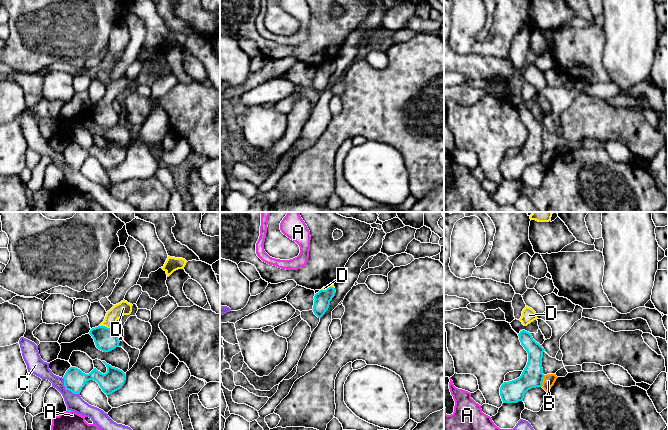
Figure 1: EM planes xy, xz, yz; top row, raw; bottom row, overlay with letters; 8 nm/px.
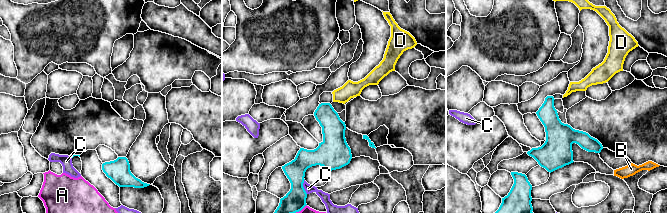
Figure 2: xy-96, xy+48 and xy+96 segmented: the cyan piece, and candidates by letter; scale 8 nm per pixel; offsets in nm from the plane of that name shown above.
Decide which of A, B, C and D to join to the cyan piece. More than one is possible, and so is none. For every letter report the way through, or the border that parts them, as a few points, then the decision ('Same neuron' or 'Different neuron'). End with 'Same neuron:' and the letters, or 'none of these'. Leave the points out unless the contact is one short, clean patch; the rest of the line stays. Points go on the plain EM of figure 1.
A: Different neuron
B: Different neuron
C: Different neuron
D: Path across: xy (105, 116), (104, 102), (123, 84). Same neuron
Same neuron: D

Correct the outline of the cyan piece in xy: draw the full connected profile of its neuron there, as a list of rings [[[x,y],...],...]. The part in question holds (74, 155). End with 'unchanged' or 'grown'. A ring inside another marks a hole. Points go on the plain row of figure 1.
[[[105,137],[102,138],[107,143],[105,150],[101,149],[96,144],[89,150],[85,150],[76,143],[70,143],[63,153],[65,165],[71,167],[73,170],[80,170],[85,160],[89,156],[94,156],[99,160],[106,171],[110,171],[119,166],[126,157],[125,149],[118,144],[112,143]]]; unchanged

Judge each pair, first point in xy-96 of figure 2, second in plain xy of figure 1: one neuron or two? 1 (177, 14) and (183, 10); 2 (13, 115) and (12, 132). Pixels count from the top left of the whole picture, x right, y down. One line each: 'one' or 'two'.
1: two
2: two

